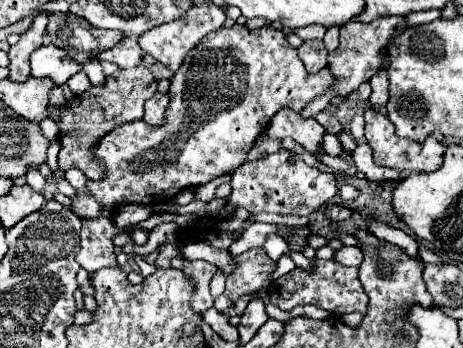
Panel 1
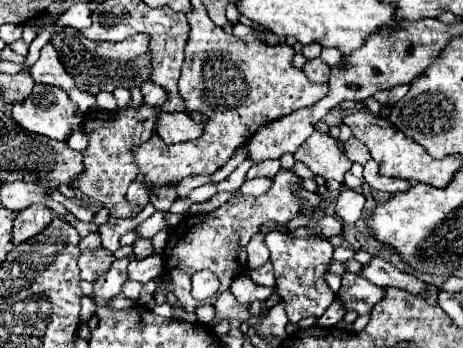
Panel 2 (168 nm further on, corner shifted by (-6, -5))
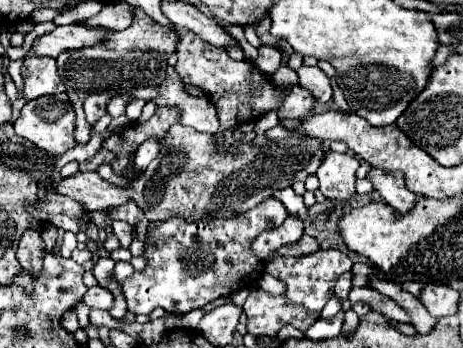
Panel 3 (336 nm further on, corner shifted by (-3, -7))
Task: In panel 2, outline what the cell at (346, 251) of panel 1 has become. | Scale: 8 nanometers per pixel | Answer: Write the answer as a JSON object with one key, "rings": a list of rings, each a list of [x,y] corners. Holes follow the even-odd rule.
{"rings":[[[372,257],[372,261],[368,265],[364,265],[362,277],[366,277],[368,281],[372,281],[378,287],[396,287],[396,289],[406,289],[408,293],[414,293],[418,297],[426,299],[426,291],[428,291],[428,283],[420,281],[414,275],[408,273],[400,273],[398,269],[394,269],[392,263],[380,259],[380,257]]]}

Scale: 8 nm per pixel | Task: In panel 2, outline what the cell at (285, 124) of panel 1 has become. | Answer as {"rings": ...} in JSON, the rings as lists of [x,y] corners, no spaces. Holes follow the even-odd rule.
{"rings":[[[318,131],[304,141],[294,157],[302,161],[314,175],[336,179],[338,183],[344,183],[344,175],[352,167],[352,161],[338,149],[338,141]]]}

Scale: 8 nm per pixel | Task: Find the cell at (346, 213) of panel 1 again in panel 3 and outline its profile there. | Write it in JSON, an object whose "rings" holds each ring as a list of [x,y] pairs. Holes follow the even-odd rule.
{"rings":[[[303,235],[297,243],[283,245],[277,253],[281,253],[281,255],[307,255],[307,253],[317,251],[317,249],[319,249],[319,241],[311,235]]]}

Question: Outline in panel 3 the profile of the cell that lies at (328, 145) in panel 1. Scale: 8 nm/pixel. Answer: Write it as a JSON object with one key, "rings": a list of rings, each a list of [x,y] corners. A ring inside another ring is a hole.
{"rings":[[[371,169],[367,173],[367,179],[373,183],[373,189],[397,211],[405,213],[415,205],[415,199],[419,199],[415,193],[411,193],[405,183],[403,183],[403,175],[385,175],[379,169]]]}

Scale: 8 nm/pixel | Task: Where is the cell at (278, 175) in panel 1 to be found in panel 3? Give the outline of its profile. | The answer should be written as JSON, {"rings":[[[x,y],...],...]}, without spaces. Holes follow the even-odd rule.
{"rings":[[[265,199],[259,207],[227,219],[209,217],[187,221],[183,217],[171,217],[167,221],[151,223],[143,251],[149,263],[141,273],[135,271],[123,281],[127,309],[135,315],[149,315],[155,307],[189,313],[225,293],[251,287],[263,273],[263,261],[255,259],[249,249],[251,239],[265,229],[279,227],[285,219],[287,209],[283,203],[277,199]]]}

